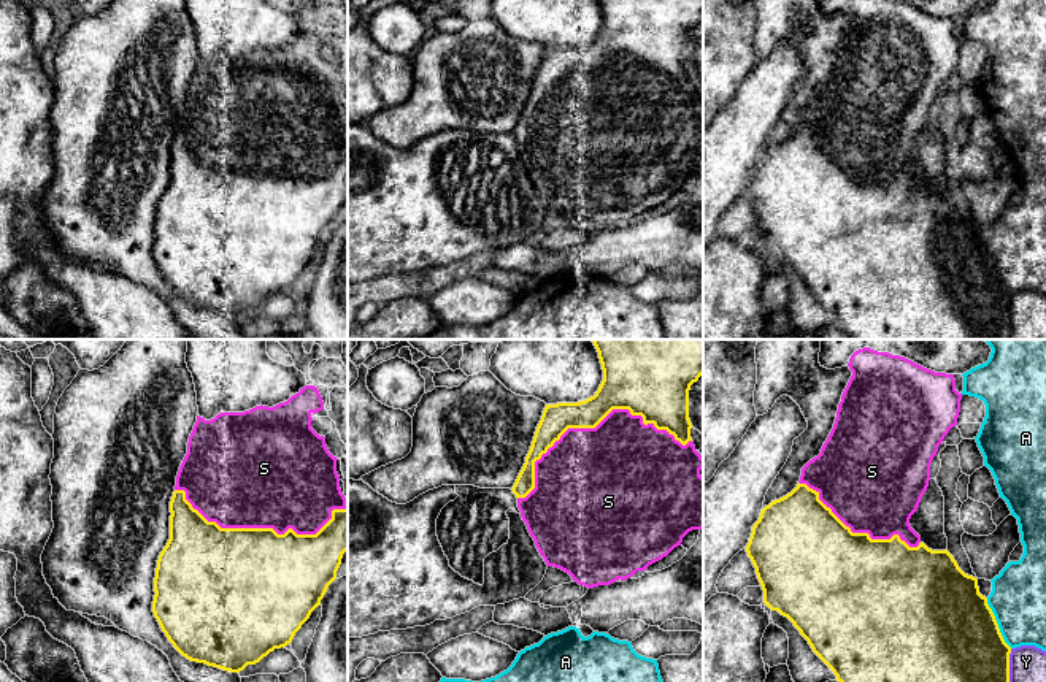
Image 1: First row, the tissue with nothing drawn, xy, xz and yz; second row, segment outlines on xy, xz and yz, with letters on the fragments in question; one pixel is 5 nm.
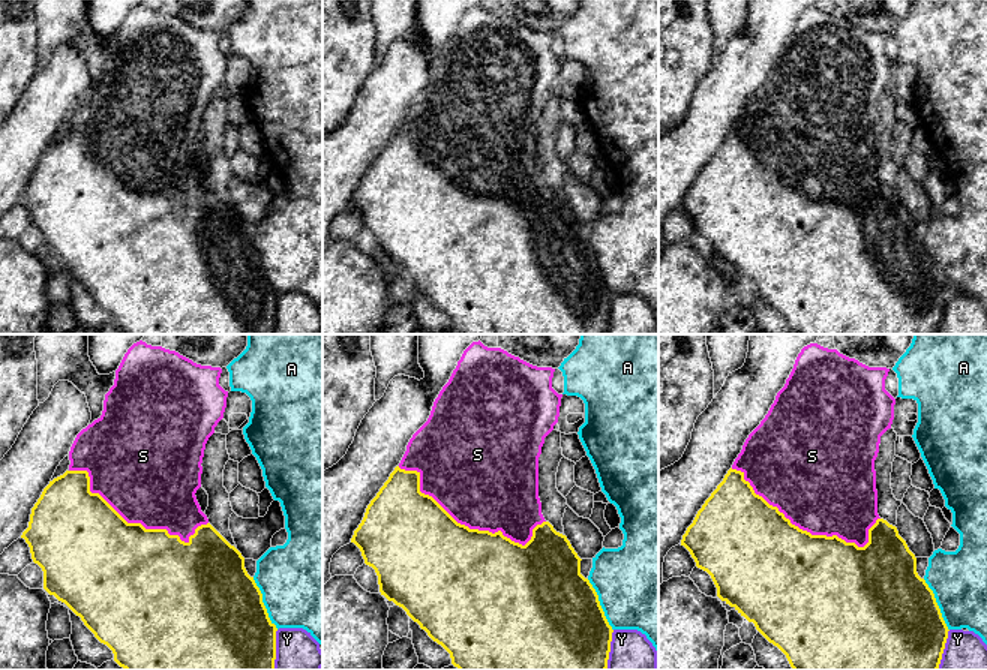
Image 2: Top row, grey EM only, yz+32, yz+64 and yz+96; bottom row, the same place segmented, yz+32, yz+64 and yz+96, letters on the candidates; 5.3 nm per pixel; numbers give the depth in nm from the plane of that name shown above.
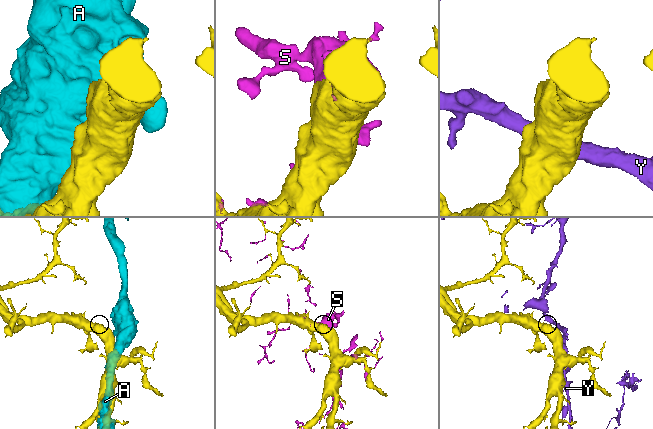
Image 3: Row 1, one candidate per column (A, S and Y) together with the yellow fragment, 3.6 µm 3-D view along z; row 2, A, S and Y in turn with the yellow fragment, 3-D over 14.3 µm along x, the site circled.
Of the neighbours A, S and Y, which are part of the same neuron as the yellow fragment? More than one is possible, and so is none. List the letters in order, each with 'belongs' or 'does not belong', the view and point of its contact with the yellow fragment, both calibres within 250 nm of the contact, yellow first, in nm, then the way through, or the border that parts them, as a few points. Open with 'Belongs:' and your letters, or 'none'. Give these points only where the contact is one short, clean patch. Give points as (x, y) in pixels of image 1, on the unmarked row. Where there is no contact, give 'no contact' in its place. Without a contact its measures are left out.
Belongs: S
A: does not belong; contact yz (997, 268); calibres 500 and 280 nm
S: belongs; contact xz (594, 72); calibres 220 and 500 nm
Y: does not belong; contact yz (1008, 316); calibres 500 and 190 nm

